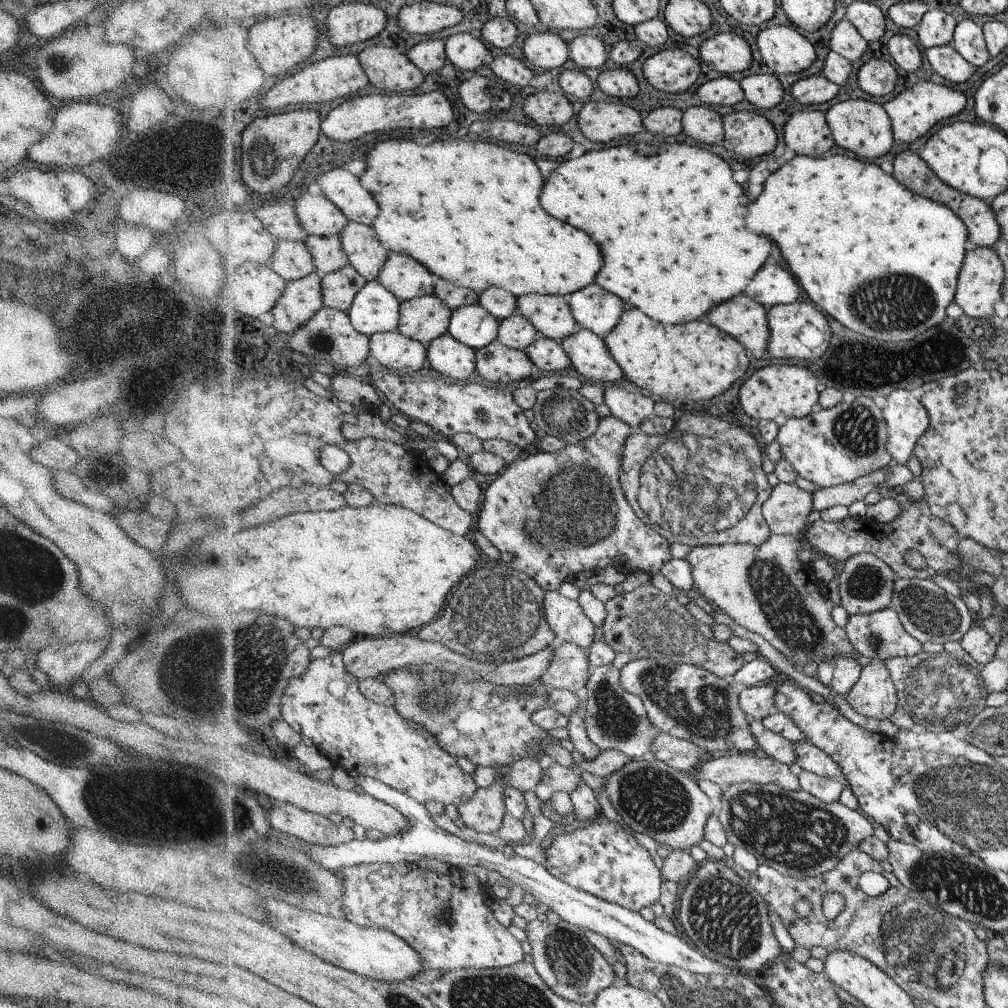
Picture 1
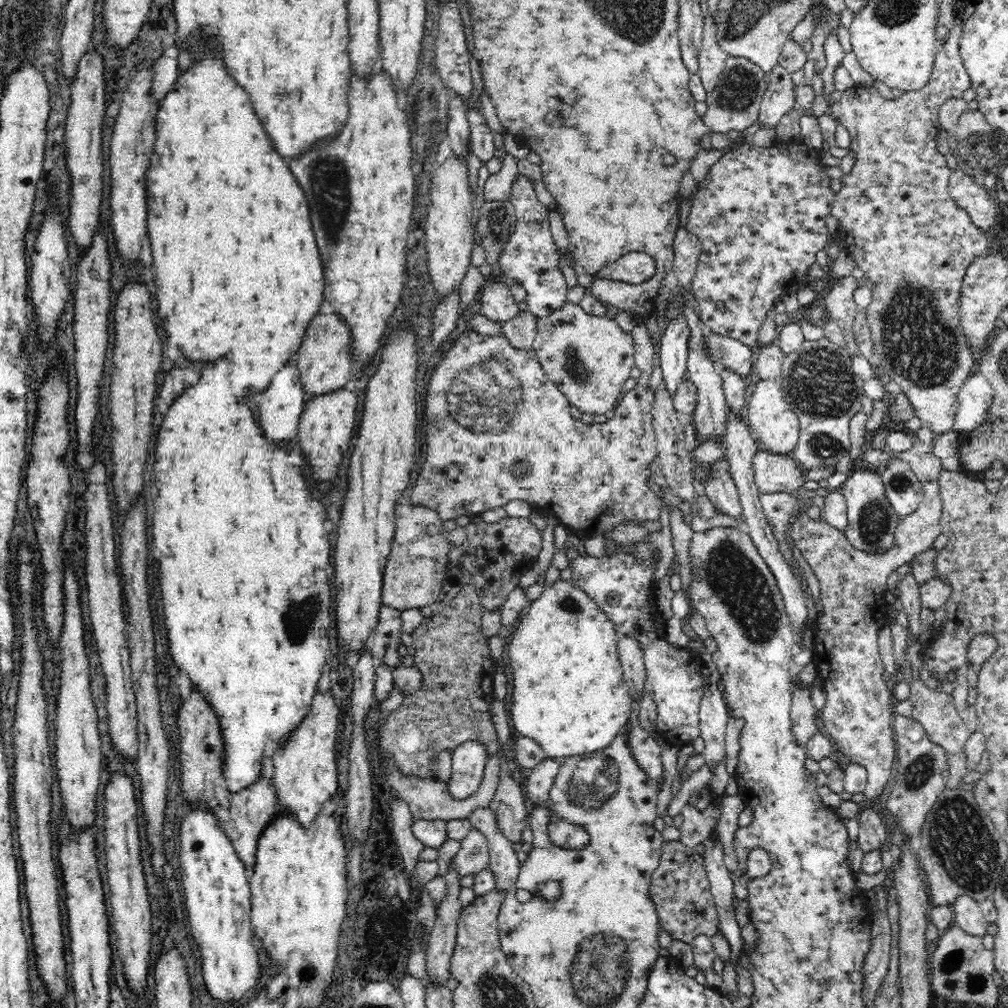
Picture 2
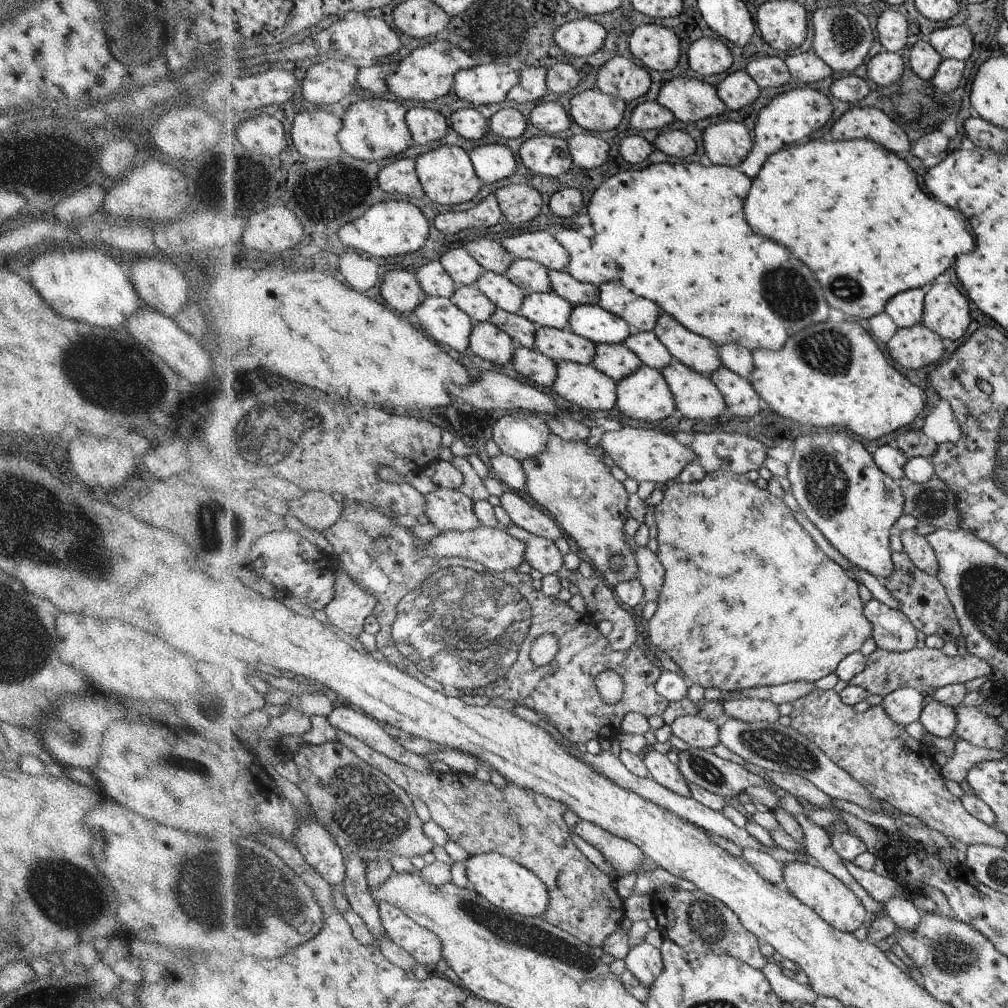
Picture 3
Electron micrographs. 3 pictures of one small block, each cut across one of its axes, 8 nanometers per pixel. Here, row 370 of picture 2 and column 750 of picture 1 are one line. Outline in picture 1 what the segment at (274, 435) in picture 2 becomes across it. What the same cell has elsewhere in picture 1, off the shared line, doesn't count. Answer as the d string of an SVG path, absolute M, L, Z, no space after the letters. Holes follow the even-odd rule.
M778 258L763 264L756 276L748 282L746 296L759 301L767 310L800 299L800 286L788 270L778 266Z

